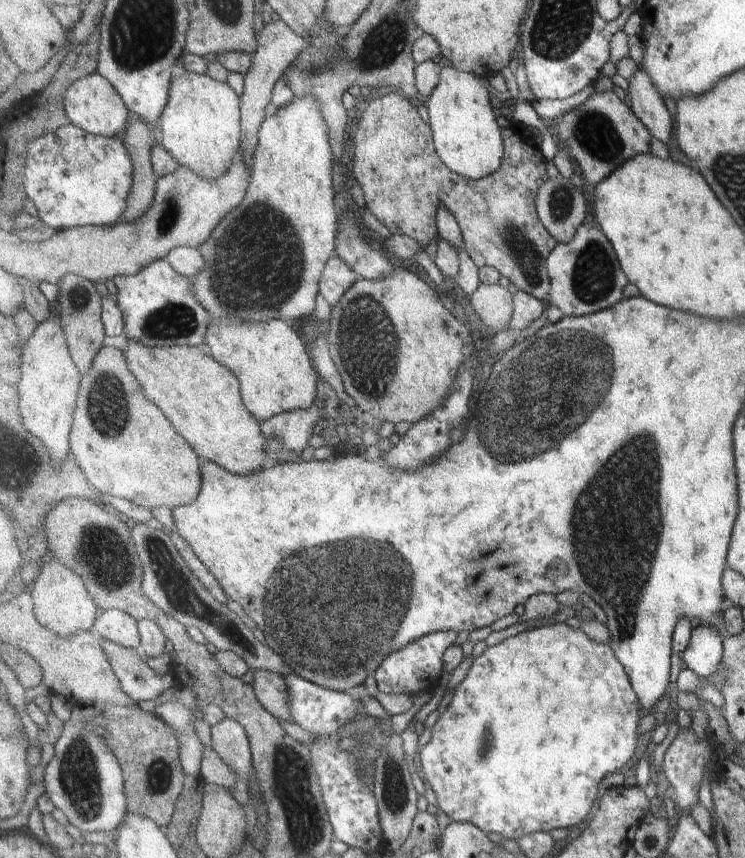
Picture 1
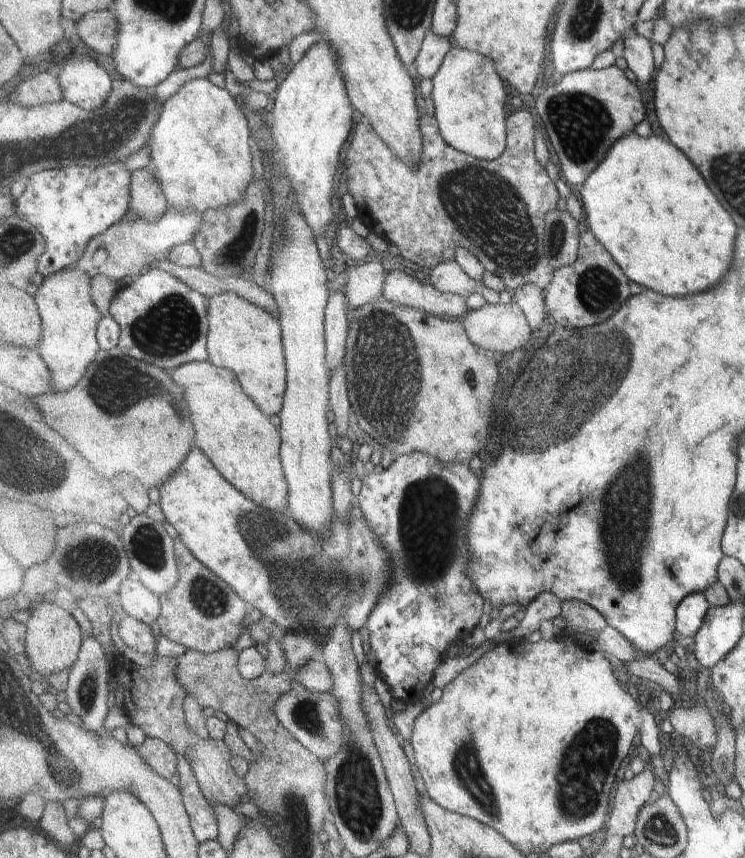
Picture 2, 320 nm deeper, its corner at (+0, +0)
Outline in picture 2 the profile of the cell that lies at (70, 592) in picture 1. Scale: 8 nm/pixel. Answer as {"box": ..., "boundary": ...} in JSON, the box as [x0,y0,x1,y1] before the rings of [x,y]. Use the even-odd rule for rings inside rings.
{"box":[27,602,85,678],"boundary":[[[39,602],[35,610],[31,610],[31,620],[27,622],[27,656],[31,664],[35,664],[35,670],[44,678],[58,672],[73,668],[78,662],[85,632],[79,621],[73,618],[71,612],[59,608],[57,604],[43,604]]]}

